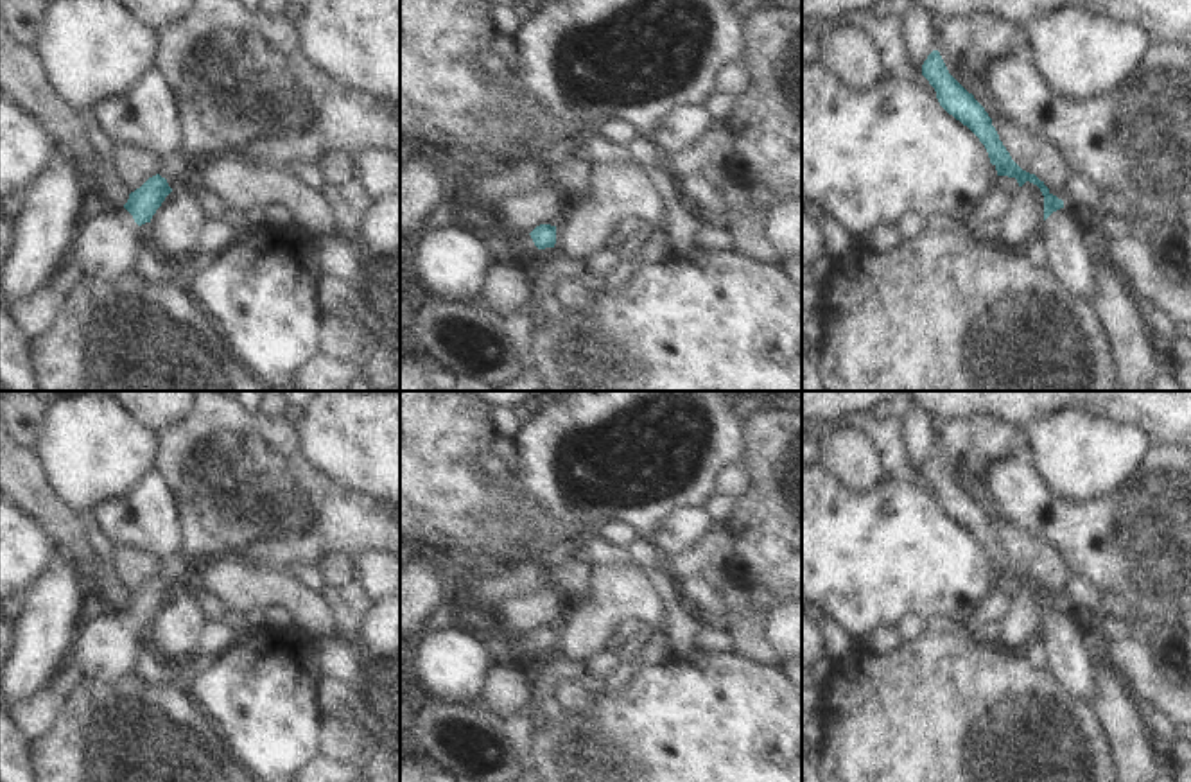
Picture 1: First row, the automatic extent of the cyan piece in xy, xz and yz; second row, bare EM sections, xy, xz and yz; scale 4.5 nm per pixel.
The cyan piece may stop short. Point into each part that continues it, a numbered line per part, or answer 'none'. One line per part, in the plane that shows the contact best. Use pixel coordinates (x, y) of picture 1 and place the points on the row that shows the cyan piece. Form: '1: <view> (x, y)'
1: yz (1071, 260)

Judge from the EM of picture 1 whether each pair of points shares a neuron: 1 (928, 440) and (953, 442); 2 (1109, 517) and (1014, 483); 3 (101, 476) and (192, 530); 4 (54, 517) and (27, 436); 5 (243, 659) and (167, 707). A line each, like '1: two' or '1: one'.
1: two
2: one
3: two
4: two
5: two

